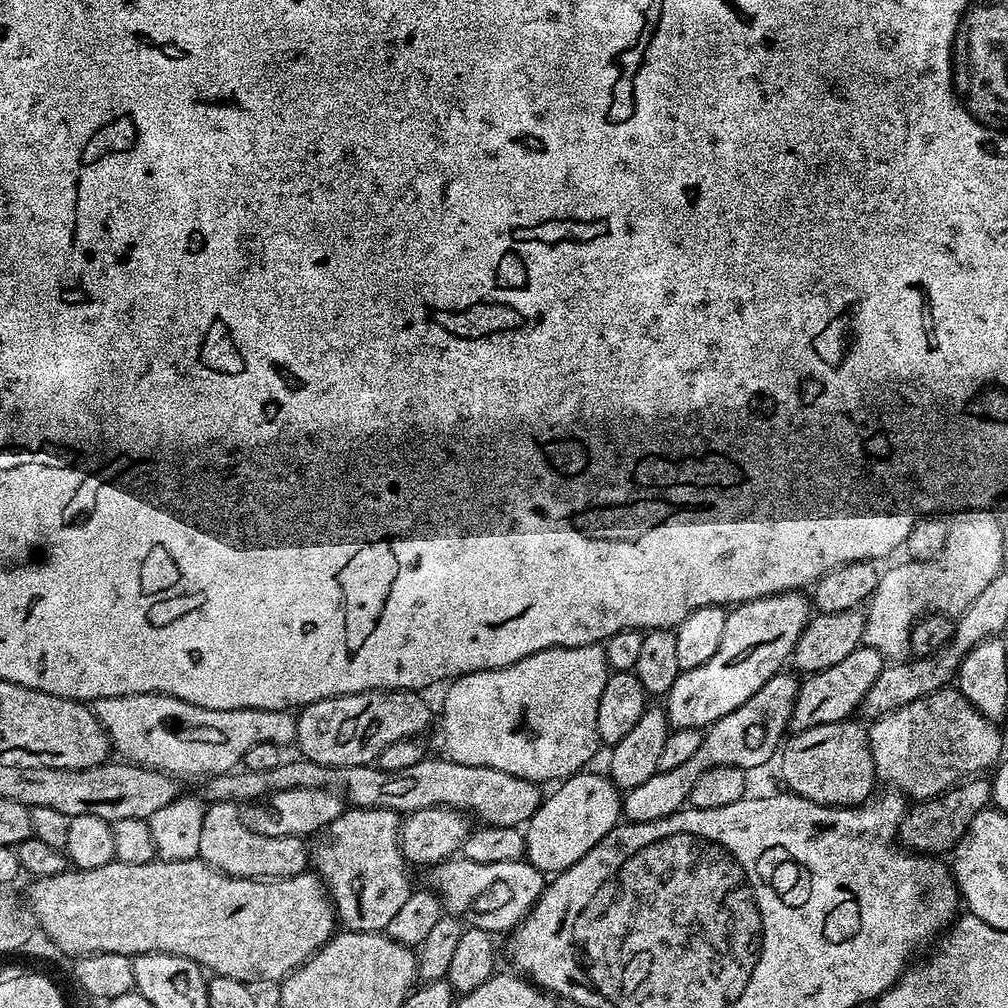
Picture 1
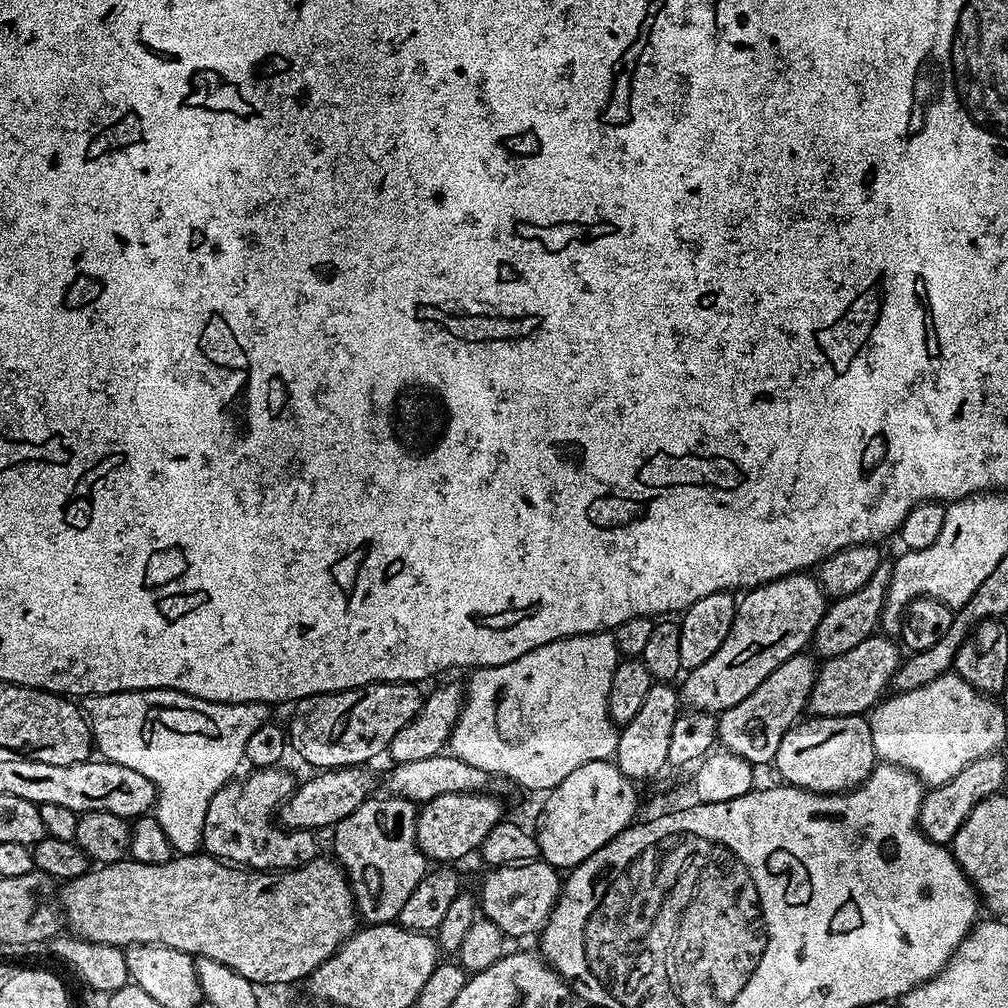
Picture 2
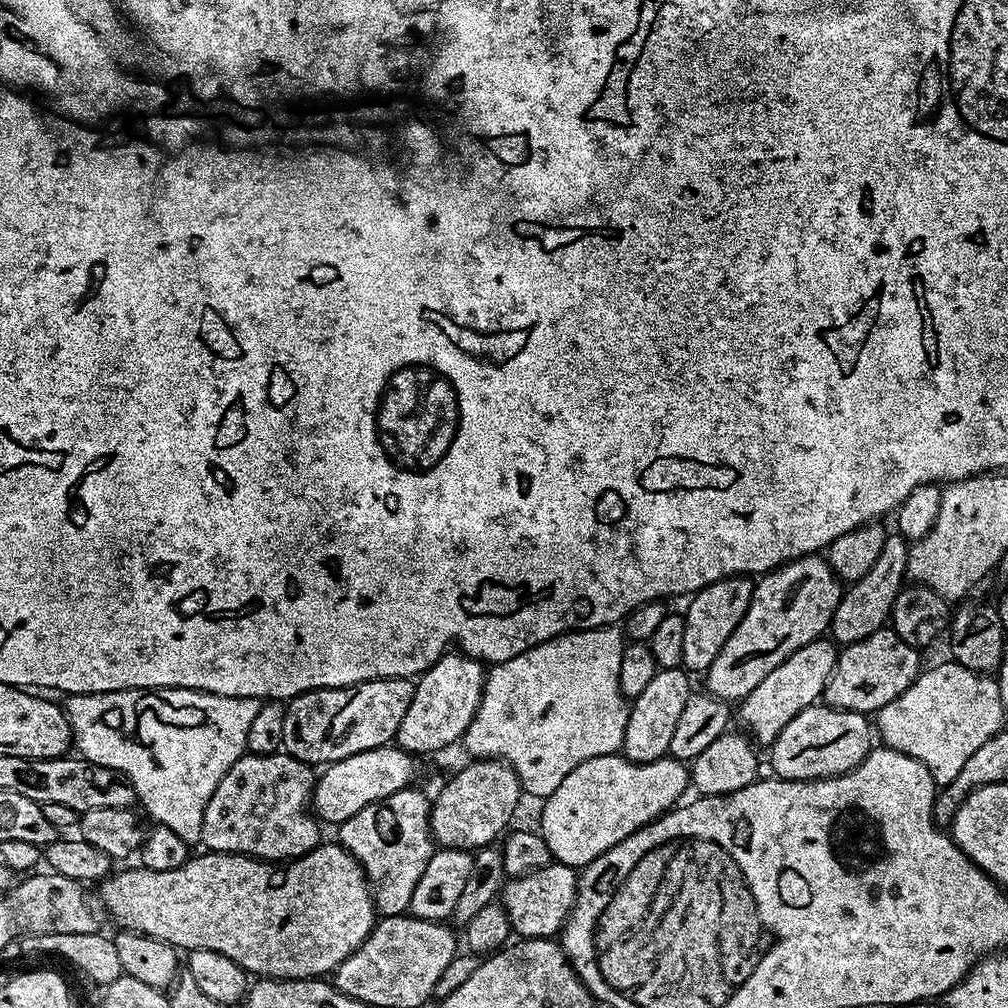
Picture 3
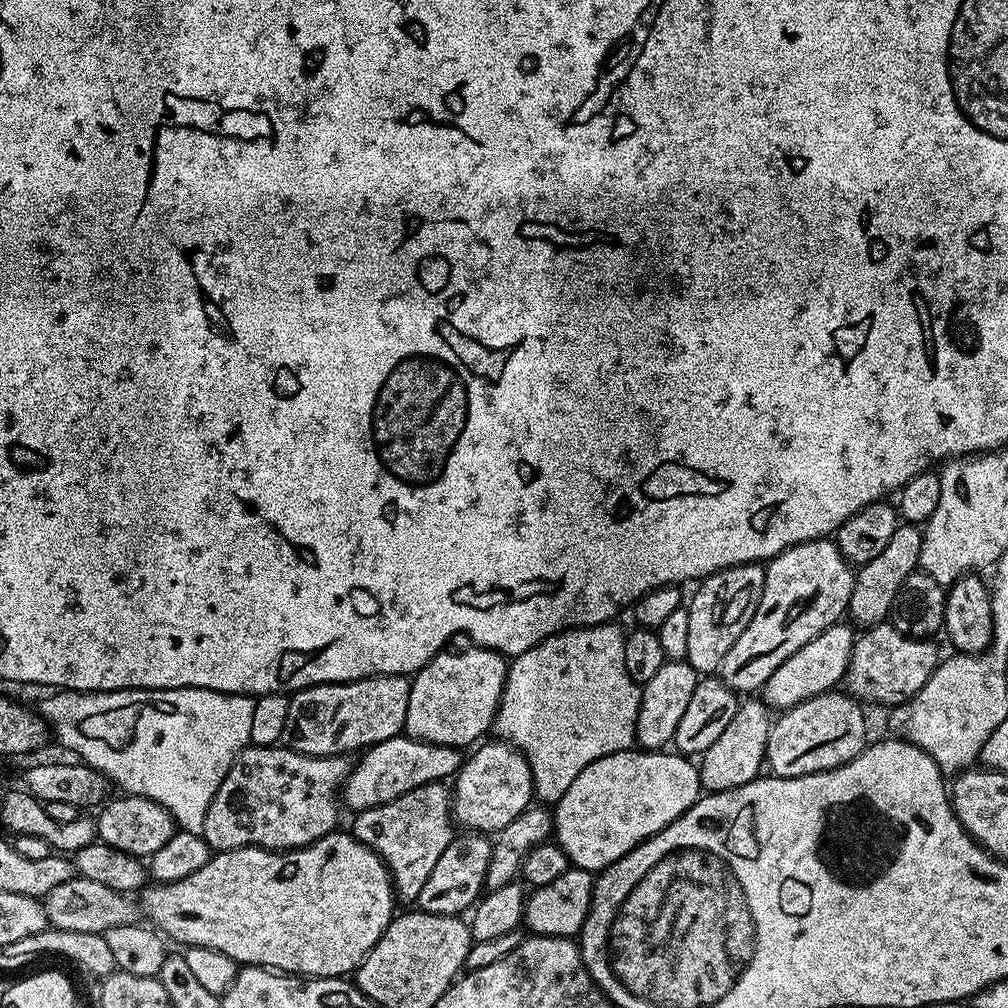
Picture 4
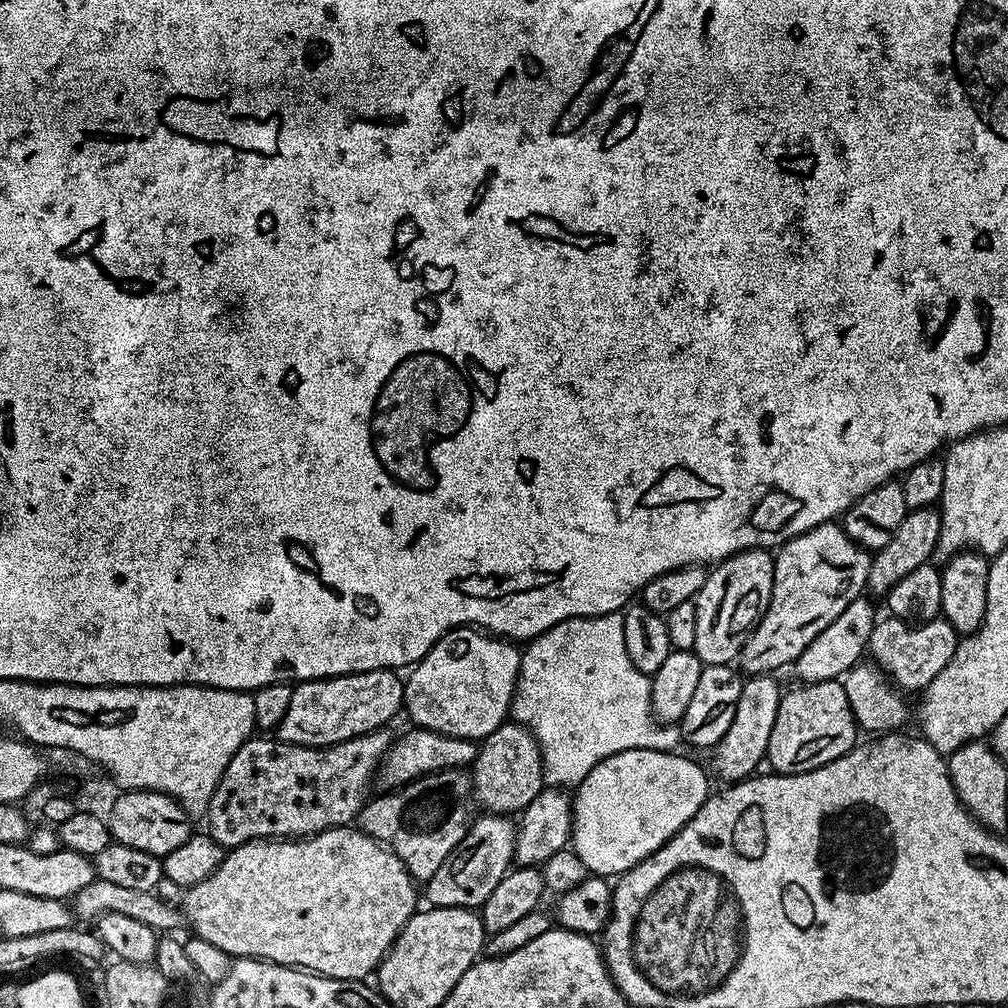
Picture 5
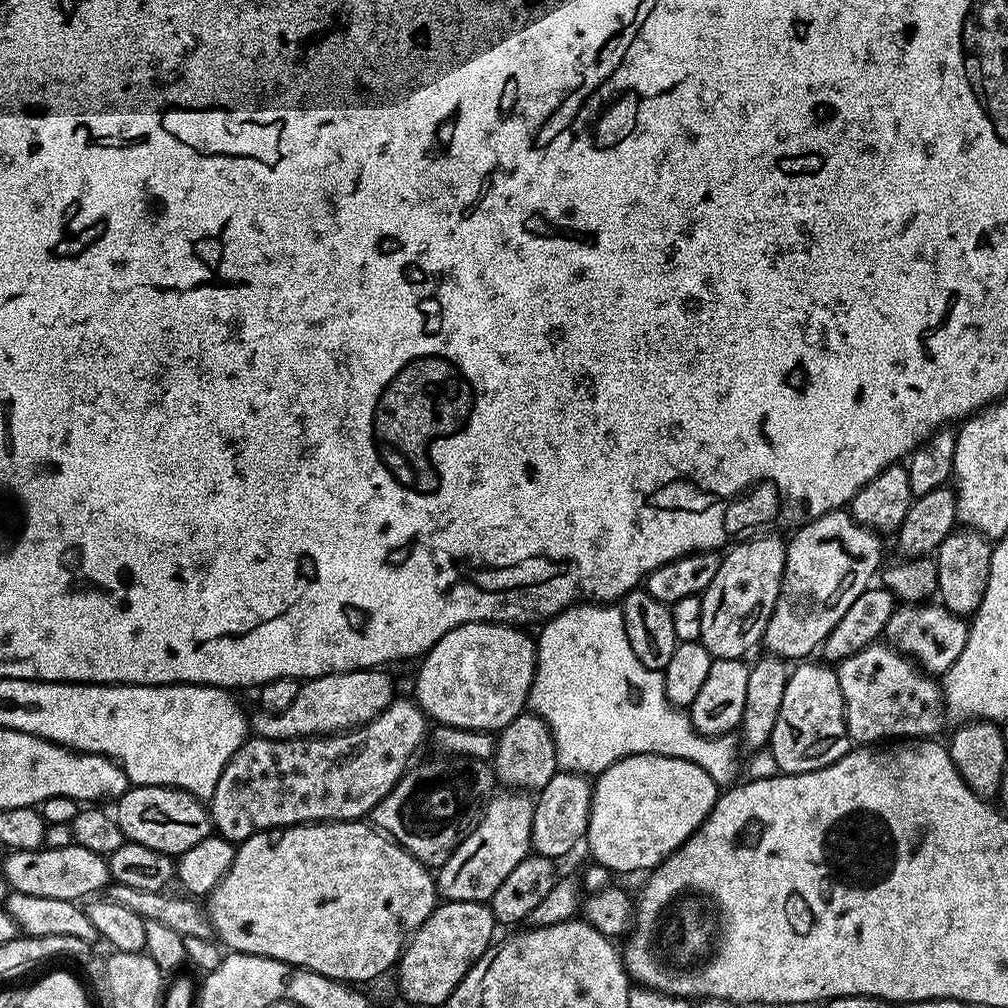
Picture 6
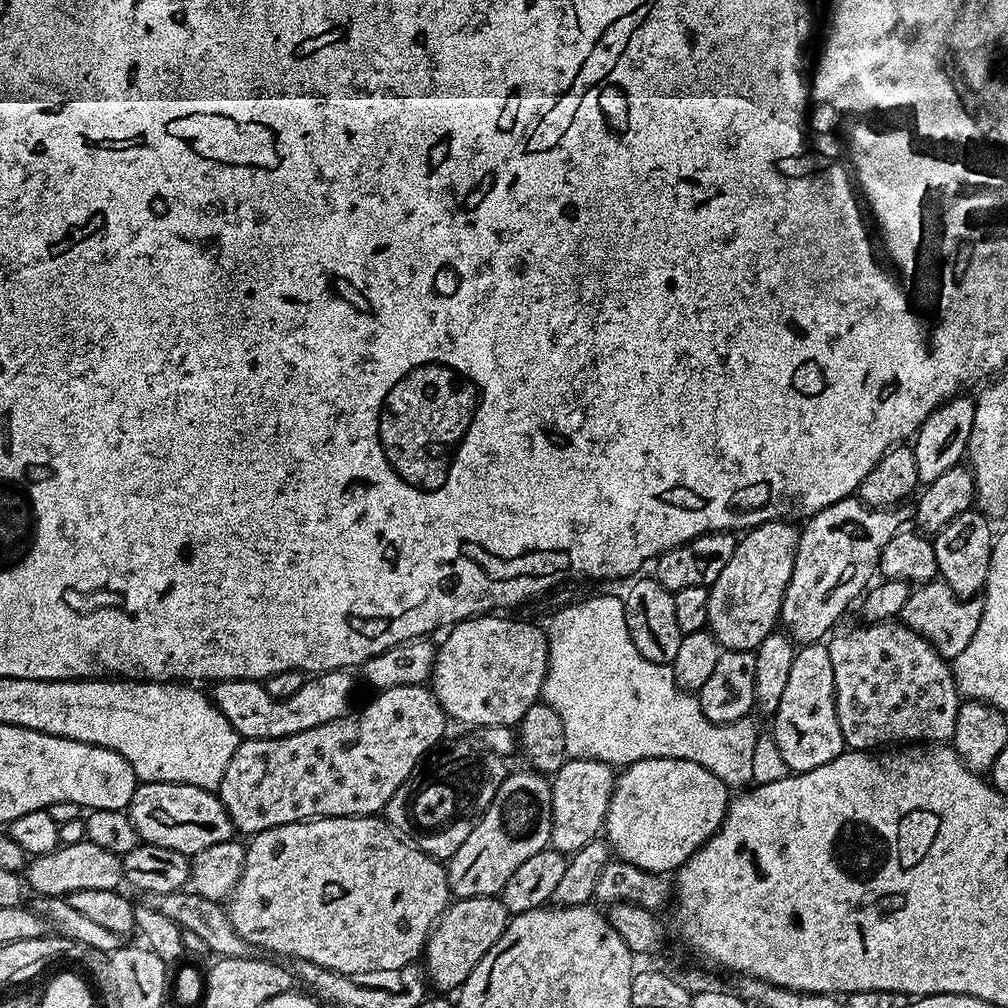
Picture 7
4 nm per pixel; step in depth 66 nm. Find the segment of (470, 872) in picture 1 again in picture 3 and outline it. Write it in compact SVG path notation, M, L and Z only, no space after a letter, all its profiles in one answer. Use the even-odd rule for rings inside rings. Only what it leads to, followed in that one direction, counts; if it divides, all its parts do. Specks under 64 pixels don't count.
M559 862L542 870L509 879L502 889L502 903L512 923L512 931L520 938L552 938L563 929L576 904L577 869Z

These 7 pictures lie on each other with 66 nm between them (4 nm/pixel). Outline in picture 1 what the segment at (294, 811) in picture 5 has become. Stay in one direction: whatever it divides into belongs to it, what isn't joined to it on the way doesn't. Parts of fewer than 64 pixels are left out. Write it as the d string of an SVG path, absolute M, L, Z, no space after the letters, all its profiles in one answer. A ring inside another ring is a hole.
M230 801L208 804L199 817L202 831L198 838L198 857L212 868L247 880L267 880L281 876L296 876L310 864L310 848L299 836L290 838L266 838L250 830L247 819L242 815L239 803Z

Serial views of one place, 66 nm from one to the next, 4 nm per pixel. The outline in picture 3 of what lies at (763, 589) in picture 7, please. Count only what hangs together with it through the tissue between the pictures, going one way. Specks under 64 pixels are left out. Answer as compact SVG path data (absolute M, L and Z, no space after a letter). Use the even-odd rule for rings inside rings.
M747 575L728 576L724 580L706 586L687 601L688 612L683 613L686 635L682 645L682 665L689 673L707 673L714 658L718 658L722 646L726 646L726 638L730 638L738 622L742 622L752 601L753 587L753 581Z

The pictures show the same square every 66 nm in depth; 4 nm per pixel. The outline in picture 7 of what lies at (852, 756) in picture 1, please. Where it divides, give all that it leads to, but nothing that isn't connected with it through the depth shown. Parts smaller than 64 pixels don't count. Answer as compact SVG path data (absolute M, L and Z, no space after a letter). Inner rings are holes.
M827 643L805 644L797 651L782 693L782 702L778 702L778 710L771 720L770 735L789 773L809 772L838 758L845 751L842 726L838 726L834 662L830 662Z

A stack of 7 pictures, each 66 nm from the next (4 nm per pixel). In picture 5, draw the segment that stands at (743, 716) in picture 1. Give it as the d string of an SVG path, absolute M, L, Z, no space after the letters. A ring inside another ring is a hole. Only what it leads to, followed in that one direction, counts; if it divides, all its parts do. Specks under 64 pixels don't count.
M858 598L846 606L846 610L842 610L842 614L838 614L838 618L834 618L834 622L830 622L830 626L826 626L826 630L822 630L822 634L818 634L806 650L802 650L800 657L794 661L797 681L813 684L823 680L840 680L855 664L861 663L863 656L860 655L868 652L870 634L878 619L876 608L871 604L873 601L864 599Z

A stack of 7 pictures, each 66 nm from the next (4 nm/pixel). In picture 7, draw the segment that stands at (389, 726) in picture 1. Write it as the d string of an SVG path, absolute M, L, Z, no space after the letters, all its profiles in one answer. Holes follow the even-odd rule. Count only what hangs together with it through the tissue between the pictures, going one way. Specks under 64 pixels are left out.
M348 670L309 675L302 690L298 690L298 694L290 694L290 698L285 700L276 700L266 694L263 683L258 680L221 680L213 687L216 689L211 689L210 695L241 738L269 740L298 734L302 730L334 722L339 716L347 716L353 707L352 691L356 688L352 675Z

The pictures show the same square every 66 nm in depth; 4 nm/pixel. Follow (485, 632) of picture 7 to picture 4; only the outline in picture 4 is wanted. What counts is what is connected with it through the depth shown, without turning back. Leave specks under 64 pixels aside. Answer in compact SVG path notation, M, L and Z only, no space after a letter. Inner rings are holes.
M463 634L453 636L430 663L411 677L410 706L406 706L403 735L461 750L467 749L467 744L475 745L483 741L489 735L492 720L496 717L500 705L502 690L508 677L508 665L509 661L500 653L489 648L481 648L470 637Z

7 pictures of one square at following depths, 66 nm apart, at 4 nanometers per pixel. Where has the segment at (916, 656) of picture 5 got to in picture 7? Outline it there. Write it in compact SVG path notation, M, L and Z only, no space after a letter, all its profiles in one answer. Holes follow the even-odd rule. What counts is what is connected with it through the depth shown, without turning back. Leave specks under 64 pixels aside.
M937 578L928 584L912 588L910 598L906 598L906 606L902 606L898 617L905 628L914 630L941 656L949 662L956 660L966 646L970 646L970 638L978 630L978 622L982 622L984 601L980 598L956 596L944 581Z

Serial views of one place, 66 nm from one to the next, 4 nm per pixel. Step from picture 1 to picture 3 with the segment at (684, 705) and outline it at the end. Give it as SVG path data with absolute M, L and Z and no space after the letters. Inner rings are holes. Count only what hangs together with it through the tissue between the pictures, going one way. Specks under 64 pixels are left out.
M813 554L789 560L755 581L752 601L734 634L726 638L726 646L714 658L706 673L707 691L720 700L739 702L770 674L794 650L811 640L821 639L829 631L832 615L842 595L842 581L832 573L823 555Z

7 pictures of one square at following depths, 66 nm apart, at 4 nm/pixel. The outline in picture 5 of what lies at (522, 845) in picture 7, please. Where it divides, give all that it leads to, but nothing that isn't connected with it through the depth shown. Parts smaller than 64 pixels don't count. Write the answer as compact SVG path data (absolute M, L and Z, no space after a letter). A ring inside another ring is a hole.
M484 814L473 819L466 838L454 846L454 850L438 866L434 878L426 882L427 903L433 908L479 909L490 898L494 886L510 871L510 857L516 843L516 824L504 814Z

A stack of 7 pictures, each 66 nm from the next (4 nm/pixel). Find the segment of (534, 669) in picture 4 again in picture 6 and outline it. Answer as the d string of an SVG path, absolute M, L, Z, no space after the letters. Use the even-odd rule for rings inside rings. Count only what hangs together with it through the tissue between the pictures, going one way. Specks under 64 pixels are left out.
M577 602L551 617L541 628L544 629L536 640L536 673L530 686L527 707L550 726L556 757L563 771L599 774L614 761L627 756L669 756L702 766L717 786L737 783L742 753L737 737L732 734L703 736L692 724L691 715L670 703L666 698L664 673L642 666L634 650L630 650L630 638L626 638L624 629L624 614L615 603Z

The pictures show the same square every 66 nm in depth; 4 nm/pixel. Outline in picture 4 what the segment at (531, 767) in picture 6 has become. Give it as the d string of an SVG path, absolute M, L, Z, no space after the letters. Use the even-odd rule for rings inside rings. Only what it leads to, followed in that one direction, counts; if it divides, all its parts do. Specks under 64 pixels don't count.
M499 738L481 743L476 750L469 760L467 757L461 763L454 777L456 788L451 789L452 815L455 823L464 827L461 829L476 834L495 834L510 826L510 822L514 822L514 818L518 818L518 814L525 812L533 803L530 766L514 745L505 744Z

